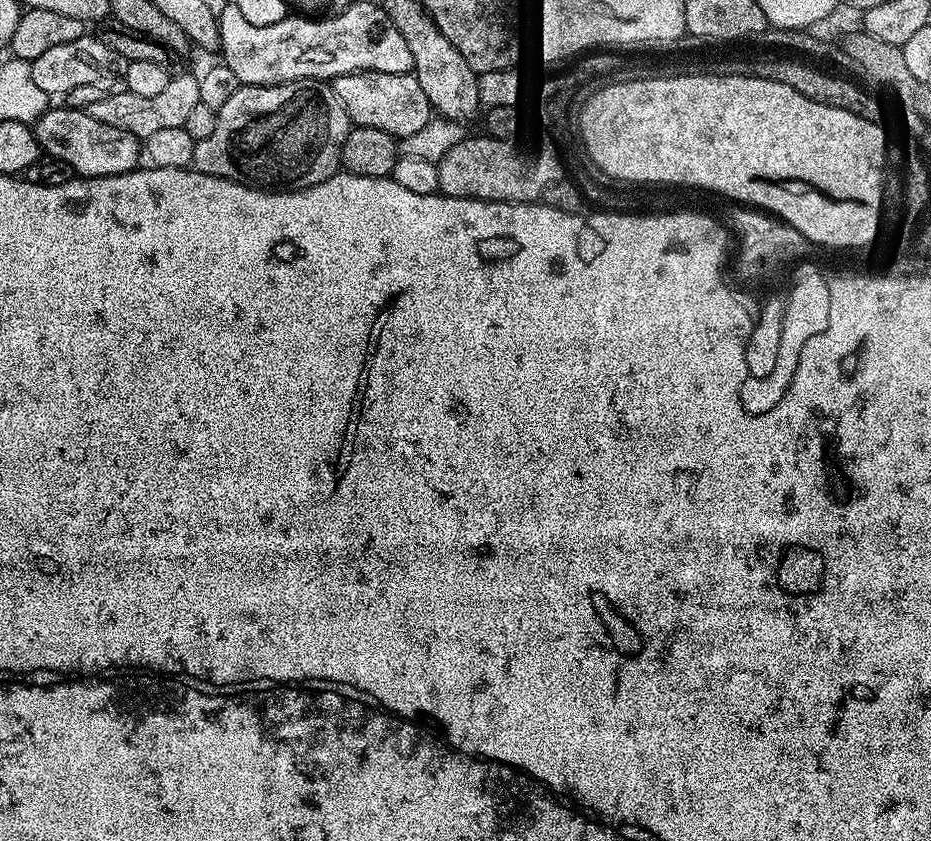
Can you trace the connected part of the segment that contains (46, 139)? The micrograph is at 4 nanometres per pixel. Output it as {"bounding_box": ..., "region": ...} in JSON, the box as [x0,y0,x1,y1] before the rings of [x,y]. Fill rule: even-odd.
{"bounding_box":[34,107,142,178],"region":[[[49,107],[36,119],[34,131],[41,149],[47,155],[62,158],[62,162],[69,164],[80,178],[134,172],[142,160],[142,144],[137,136],[118,130],[118,126],[106,126],[106,122],[98,122],[98,118],[90,118],[82,108]]]}

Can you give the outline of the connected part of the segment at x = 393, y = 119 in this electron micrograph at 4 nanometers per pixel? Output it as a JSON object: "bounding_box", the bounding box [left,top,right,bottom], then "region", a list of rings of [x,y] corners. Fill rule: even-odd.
{"bounding_box":[330,72,434,138],"region":[[[351,72],[337,76],[331,81],[330,87],[342,110],[346,110],[349,121],[361,128],[386,130],[386,134],[403,138],[416,134],[434,116],[426,94],[422,94],[422,86],[418,86],[416,77],[412,74]]]}

